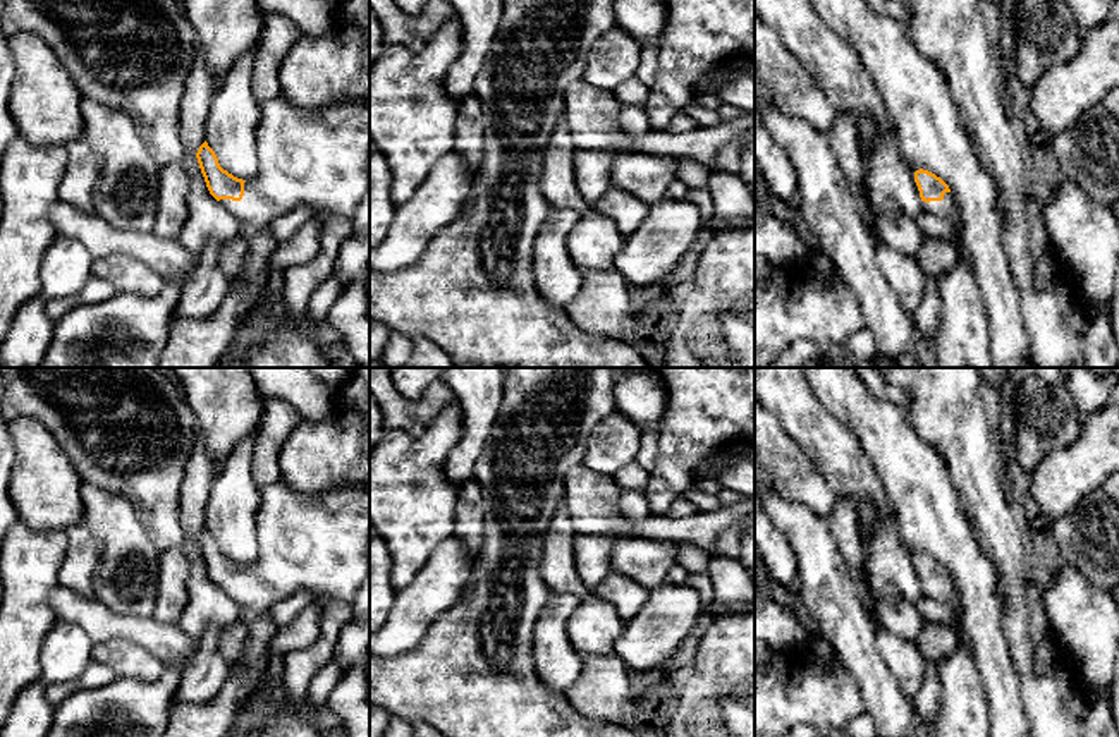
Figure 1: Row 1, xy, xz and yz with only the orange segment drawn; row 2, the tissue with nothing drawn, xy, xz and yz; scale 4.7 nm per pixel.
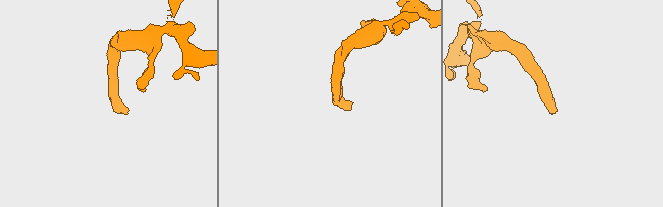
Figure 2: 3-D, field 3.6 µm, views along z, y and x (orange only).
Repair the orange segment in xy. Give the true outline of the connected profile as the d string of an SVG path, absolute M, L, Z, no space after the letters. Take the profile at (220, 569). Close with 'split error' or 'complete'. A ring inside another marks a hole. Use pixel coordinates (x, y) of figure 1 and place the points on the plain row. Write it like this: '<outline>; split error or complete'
M284 481L261 488L261 509L256 515L258 562L242 565L223 555L215 536L205 526L198 538L198 548L210 579L241 605L241 618L248 627L248 643L242 656L230 663L249 670L239 694L239 710L254 692L263 689L268 665L268 646L278 627L270 617L273 605L284 598L309 589L327 598L354 601L363 586L370 560L370 493L364 490L337 490L325 495L301 495L289 490Z; split error

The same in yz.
M916 555L914 567L923 594L959 613L951 620L959 641L954 653L935 663L940 682L937 737L990 737L988 697L971 649L963 641L963 606L949 570L928 555Z; split error

